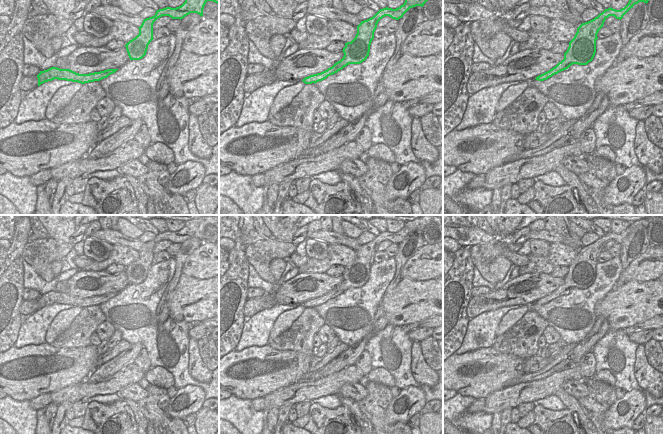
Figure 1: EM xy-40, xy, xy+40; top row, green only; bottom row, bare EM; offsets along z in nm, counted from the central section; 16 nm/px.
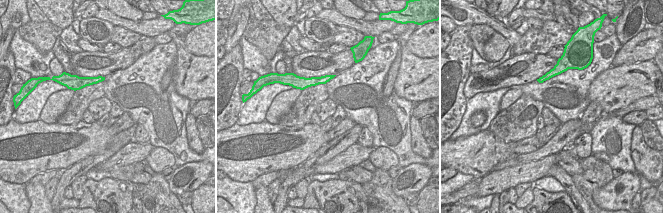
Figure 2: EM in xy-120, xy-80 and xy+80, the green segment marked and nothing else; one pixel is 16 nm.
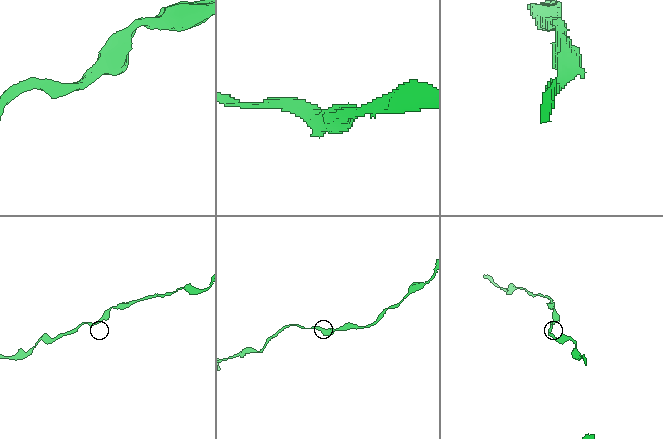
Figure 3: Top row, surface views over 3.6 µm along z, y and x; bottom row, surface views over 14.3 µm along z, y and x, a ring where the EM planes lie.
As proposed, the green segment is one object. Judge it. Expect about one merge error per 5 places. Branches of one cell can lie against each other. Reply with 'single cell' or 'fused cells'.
single cell

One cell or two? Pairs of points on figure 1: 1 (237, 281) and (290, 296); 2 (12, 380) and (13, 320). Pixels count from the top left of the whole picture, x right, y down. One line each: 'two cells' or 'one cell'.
1: two cells
2: two cells

